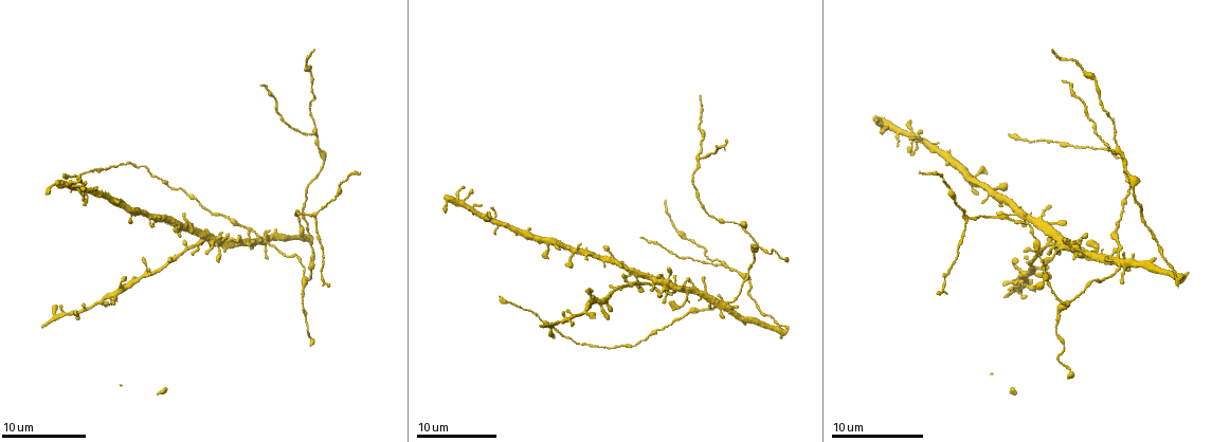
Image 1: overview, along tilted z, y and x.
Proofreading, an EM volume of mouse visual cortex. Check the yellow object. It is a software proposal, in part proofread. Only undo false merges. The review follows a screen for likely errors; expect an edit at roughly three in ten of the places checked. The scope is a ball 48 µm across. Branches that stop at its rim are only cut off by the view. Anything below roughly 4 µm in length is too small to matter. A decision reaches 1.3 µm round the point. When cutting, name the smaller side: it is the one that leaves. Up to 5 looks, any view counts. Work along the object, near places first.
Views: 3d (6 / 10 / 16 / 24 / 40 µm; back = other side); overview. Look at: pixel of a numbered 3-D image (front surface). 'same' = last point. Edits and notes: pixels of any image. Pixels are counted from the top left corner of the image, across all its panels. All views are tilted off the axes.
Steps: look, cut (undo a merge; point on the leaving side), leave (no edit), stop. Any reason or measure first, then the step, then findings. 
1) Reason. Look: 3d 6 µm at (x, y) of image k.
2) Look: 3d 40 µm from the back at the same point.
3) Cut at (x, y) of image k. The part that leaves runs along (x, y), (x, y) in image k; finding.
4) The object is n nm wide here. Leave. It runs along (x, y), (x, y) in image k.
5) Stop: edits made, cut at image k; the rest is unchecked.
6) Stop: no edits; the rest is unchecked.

Branch point. Look: 3d 10 µm at (721, 265) of image 1.

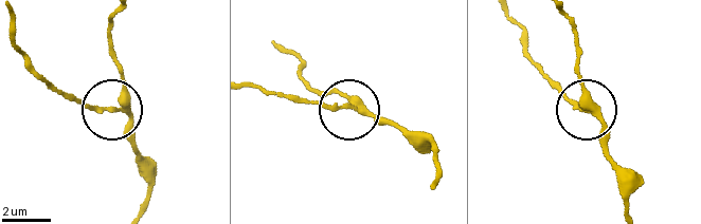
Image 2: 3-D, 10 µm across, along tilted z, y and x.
Look: 3d 6 µm at (119, 105) of image 2.

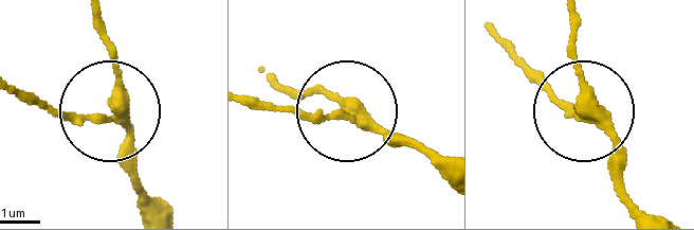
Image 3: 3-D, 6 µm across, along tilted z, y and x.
The side arm is 13 µm long; 3 arms meet here. Leave. Continuous, no second neuron.

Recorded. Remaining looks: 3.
Looks like a crossing. Look: 3d 6 µm at (722, 308) of image 1.

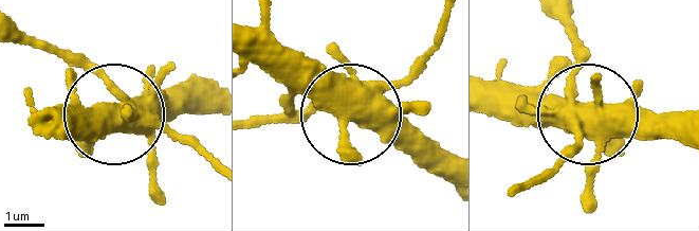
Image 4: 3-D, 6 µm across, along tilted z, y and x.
Leave. It runs along (344, 87), (338, 112), (277, 54) in image 4; all the same neuron.

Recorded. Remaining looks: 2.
Looks like a crossing. Look: 3d 10 µm at (206, 238) of image 1.

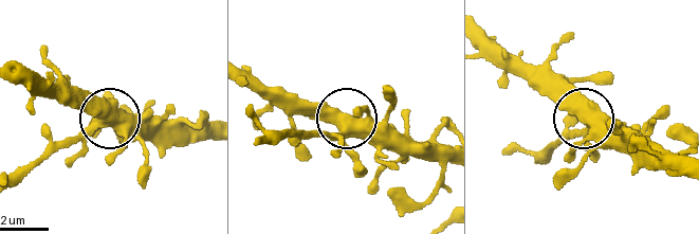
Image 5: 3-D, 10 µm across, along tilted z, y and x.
Other side. Look: 3d 10 µm from the back at (341, 122) of image 5.

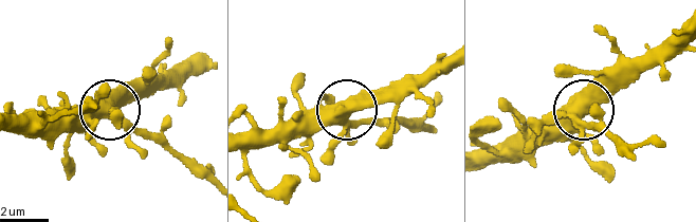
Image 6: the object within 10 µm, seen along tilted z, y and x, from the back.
5 arms meet here. Leave. It runs along (482, 154), (575, 112), (602, 126) in image 6; all the same neuron.

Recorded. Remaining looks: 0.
Stop: no edits; the rest is unchecked.

